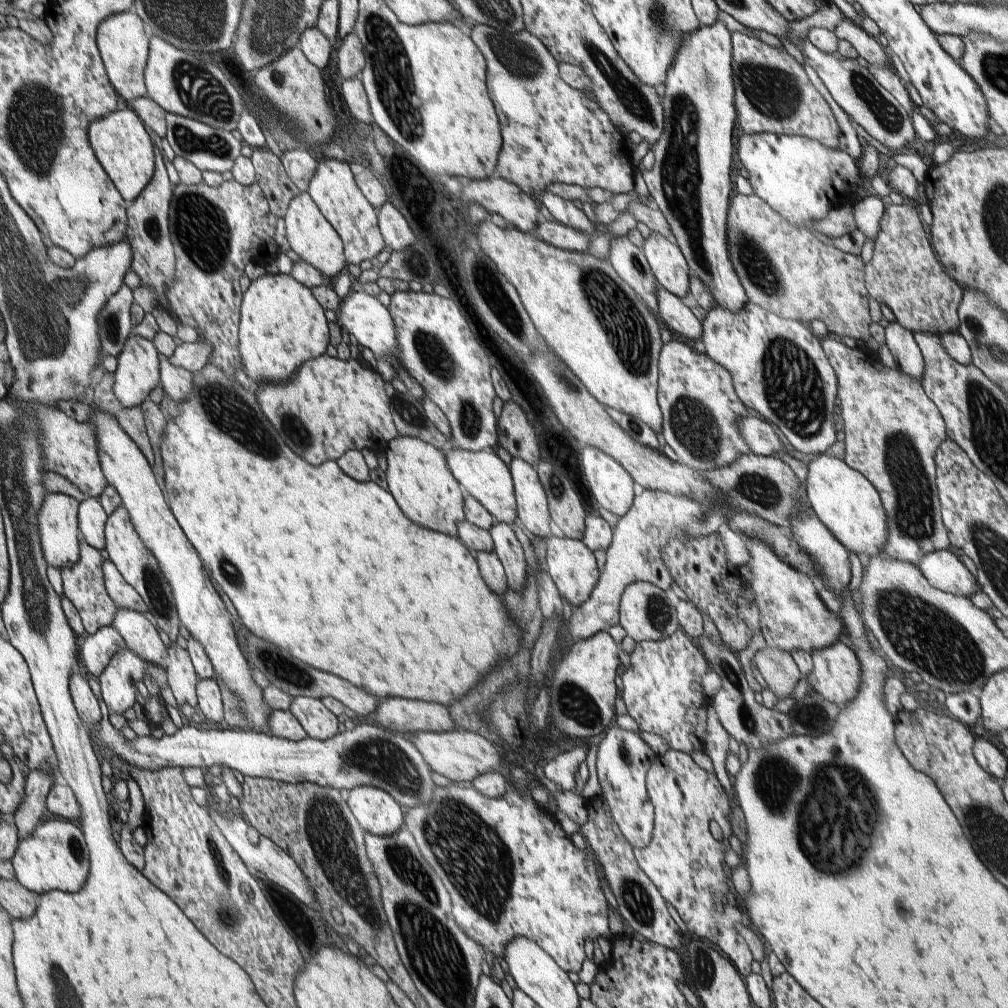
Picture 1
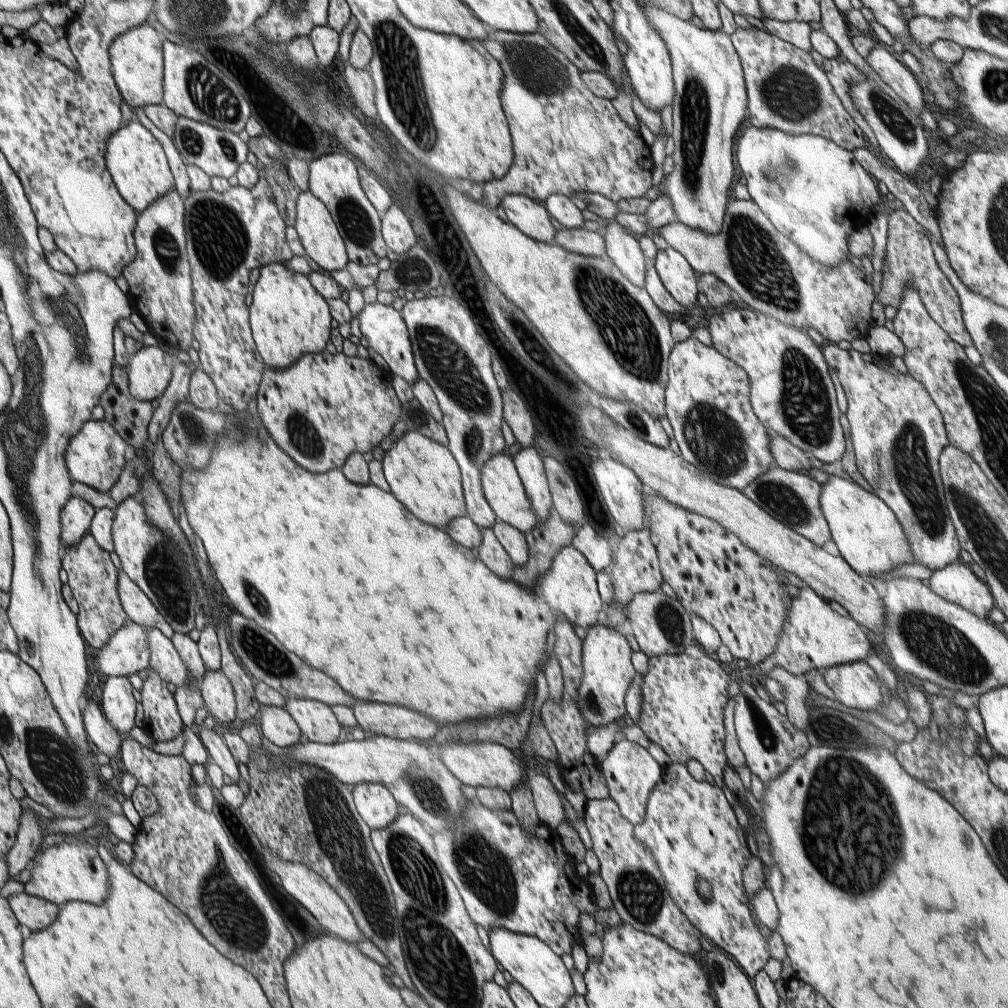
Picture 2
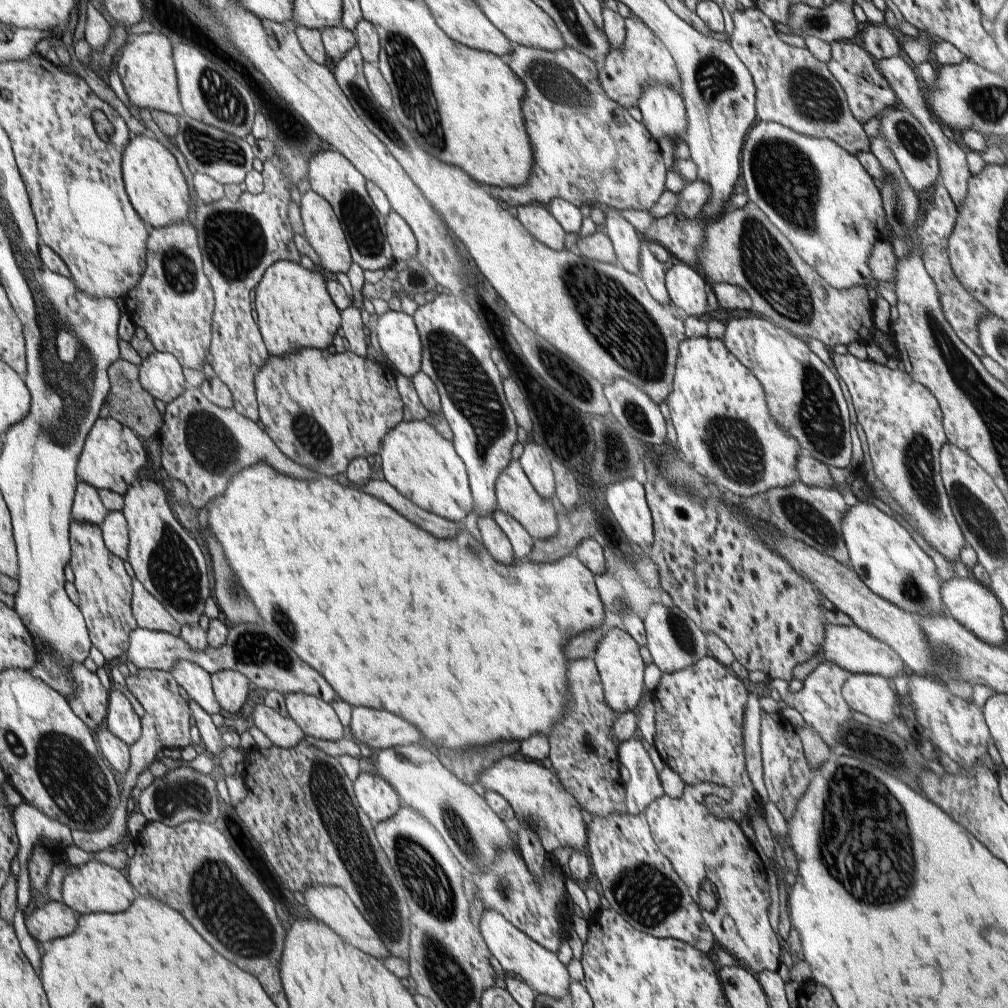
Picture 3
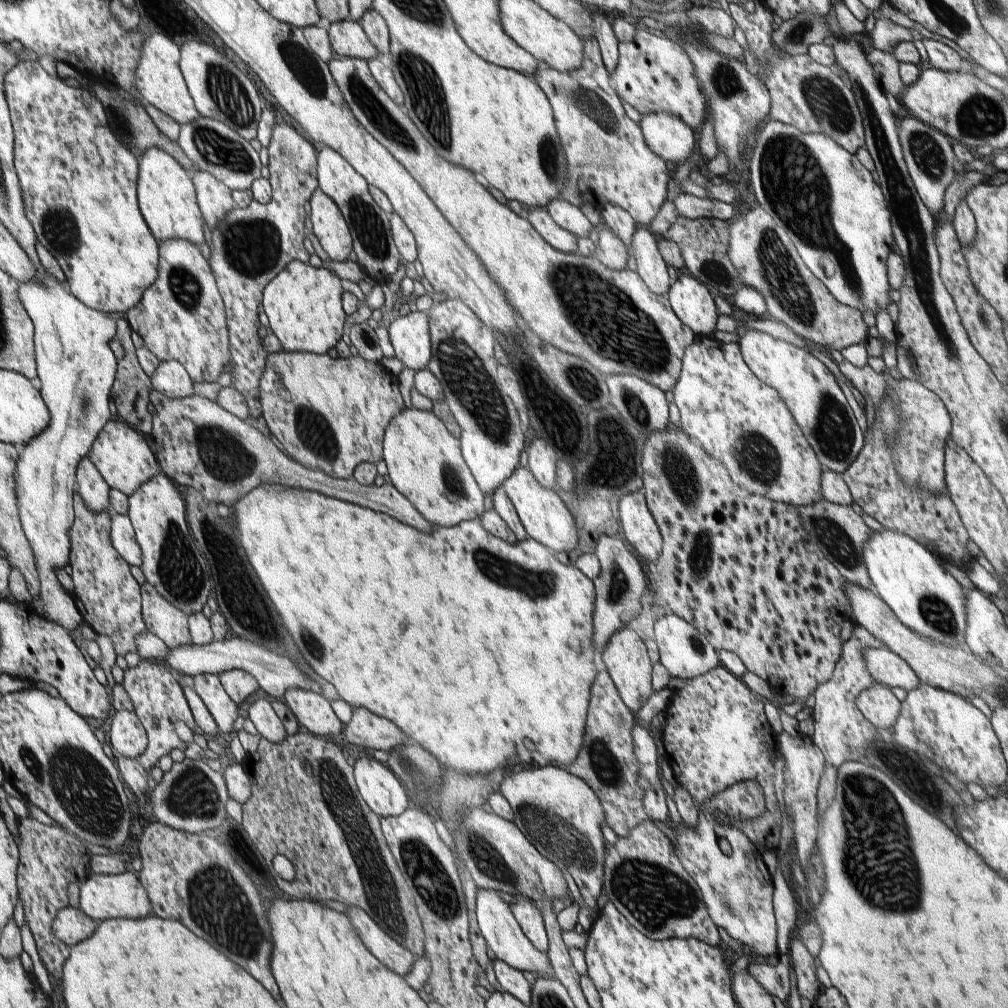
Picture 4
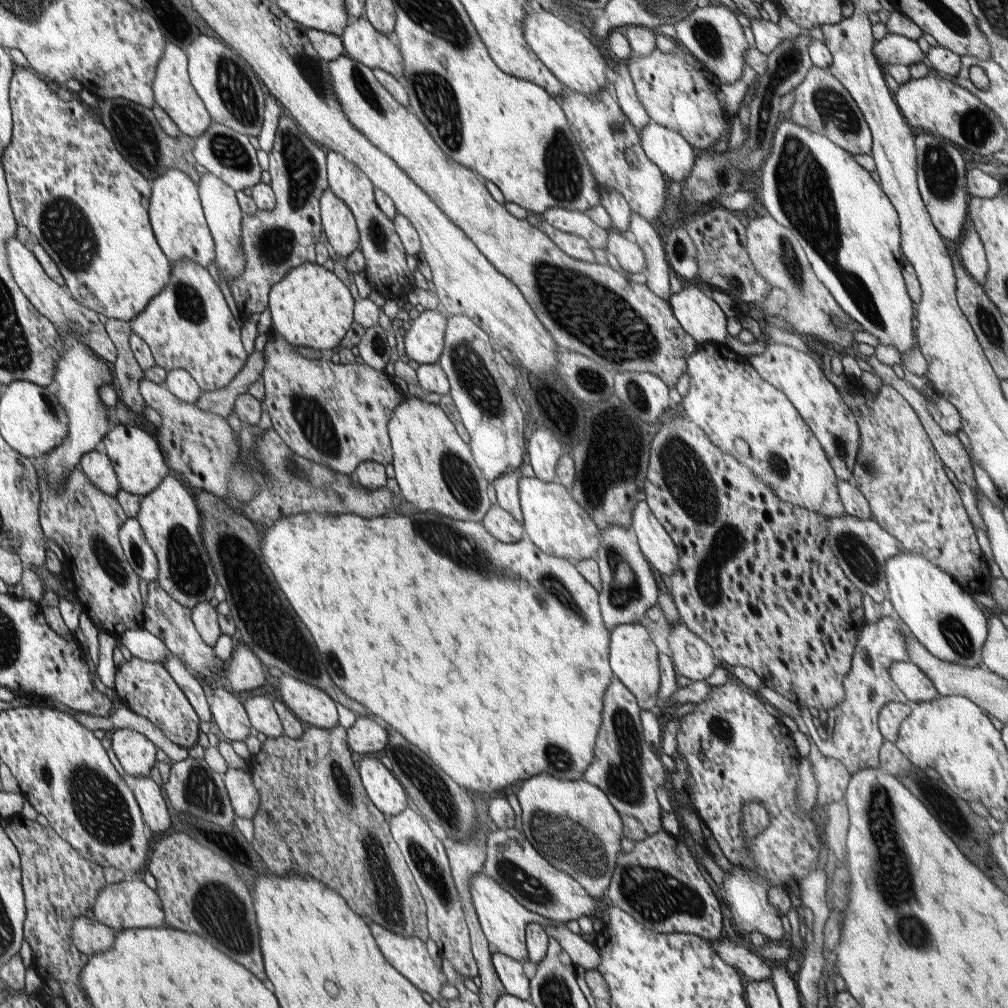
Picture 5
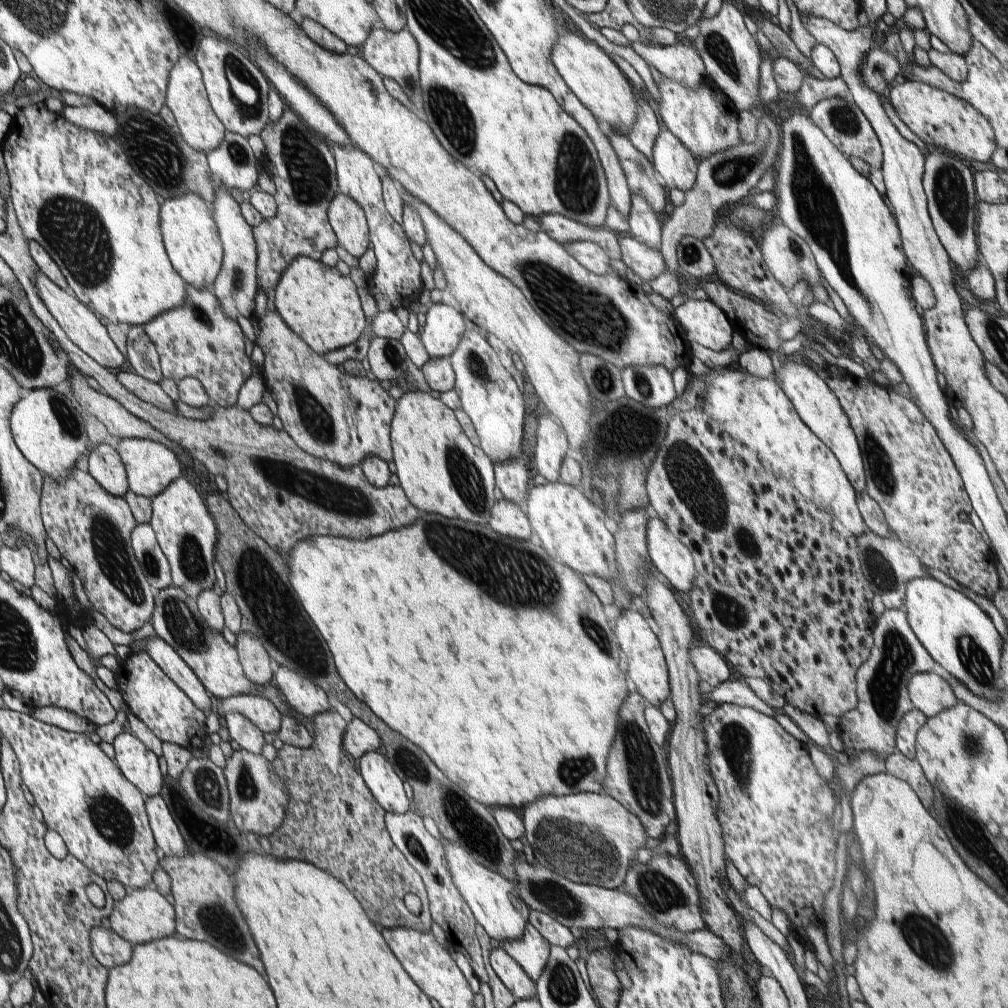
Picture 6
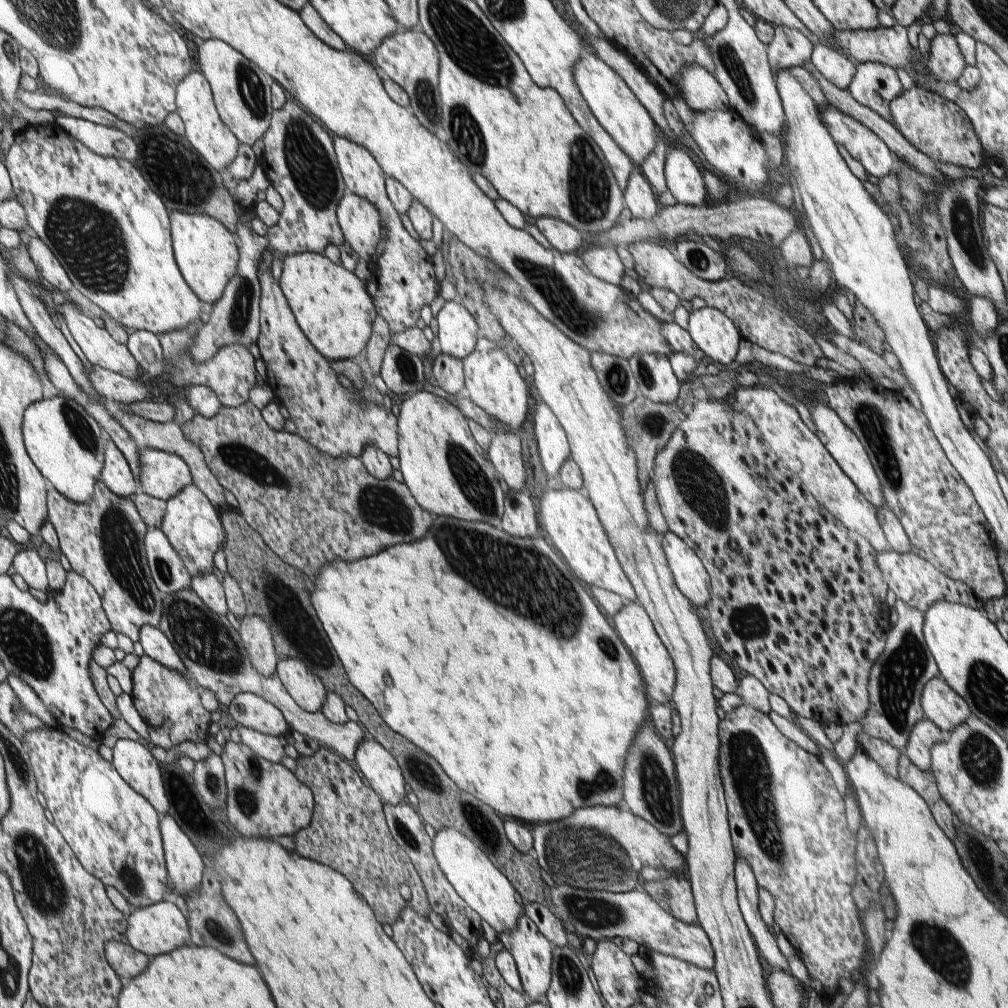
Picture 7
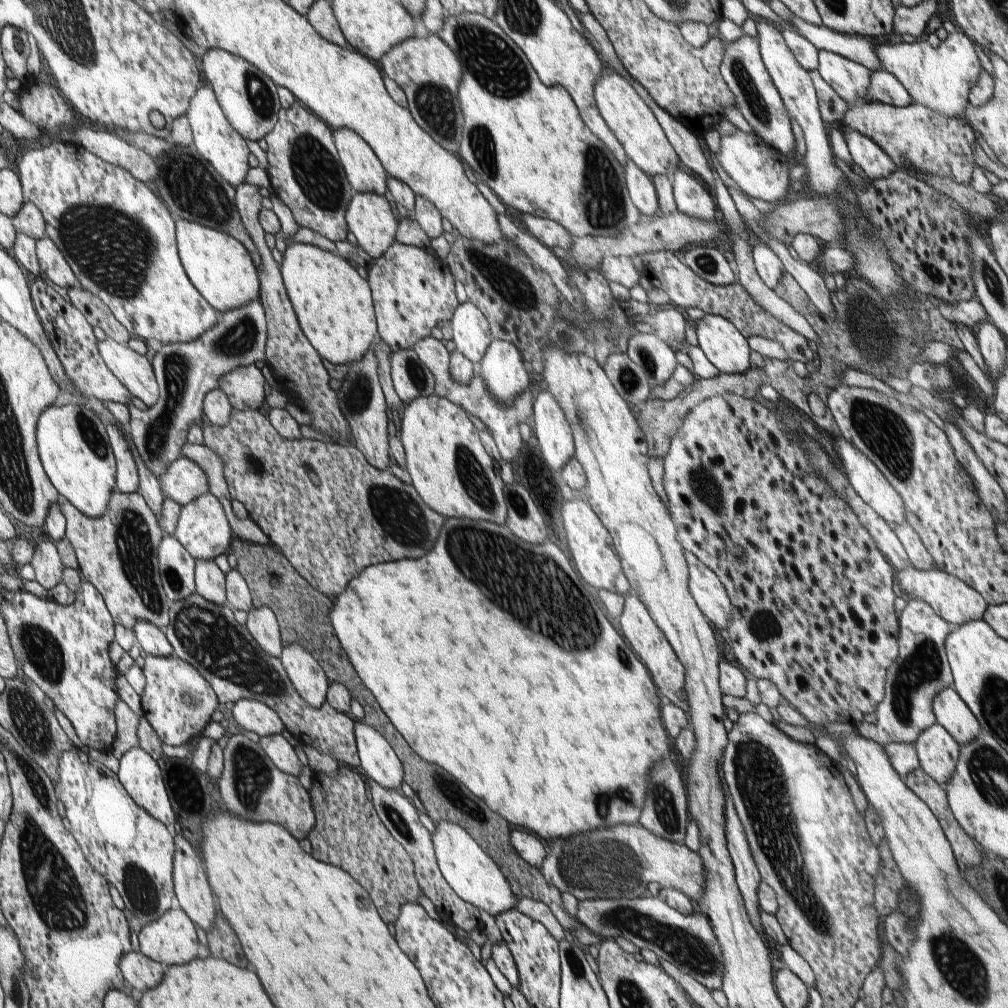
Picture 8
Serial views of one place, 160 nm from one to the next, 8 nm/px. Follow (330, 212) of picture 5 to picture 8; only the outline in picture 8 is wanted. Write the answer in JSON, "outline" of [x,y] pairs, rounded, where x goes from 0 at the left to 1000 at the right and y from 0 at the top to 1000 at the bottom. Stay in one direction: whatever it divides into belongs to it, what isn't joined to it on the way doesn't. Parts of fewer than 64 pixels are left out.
{"outline":[[[351,191],[343,218],[355,244],[370,257],[377,256],[393,240],[396,219],[381,193]]]}

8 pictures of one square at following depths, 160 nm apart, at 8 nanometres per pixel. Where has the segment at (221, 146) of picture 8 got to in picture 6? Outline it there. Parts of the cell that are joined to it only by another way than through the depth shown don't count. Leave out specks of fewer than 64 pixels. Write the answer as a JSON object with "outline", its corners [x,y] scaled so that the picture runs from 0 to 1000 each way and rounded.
{"outline":[[[187,57],[178,59],[169,73],[166,103],[173,112],[178,131],[183,139],[196,151],[204,153],[218,145],[226,130],[215,112],[212,111],[203,87],[199,66]]]}

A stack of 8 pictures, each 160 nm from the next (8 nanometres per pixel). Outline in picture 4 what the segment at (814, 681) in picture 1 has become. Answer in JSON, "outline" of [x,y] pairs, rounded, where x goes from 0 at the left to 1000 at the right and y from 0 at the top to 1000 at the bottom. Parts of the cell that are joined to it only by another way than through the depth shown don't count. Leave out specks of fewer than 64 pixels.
{"outline":[[[871,677],[849,690],[849,700],[867,722],[879,725],[889,719],[894,706],[894,695],[883,682]]]}

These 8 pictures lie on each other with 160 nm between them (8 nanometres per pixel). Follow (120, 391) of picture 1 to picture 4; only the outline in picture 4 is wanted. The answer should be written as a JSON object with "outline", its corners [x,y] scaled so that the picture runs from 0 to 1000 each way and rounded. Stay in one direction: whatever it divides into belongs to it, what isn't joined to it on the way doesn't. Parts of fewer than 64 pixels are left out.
{"outline":[[[175,357],[159,359],[159,363],[149,373],[152,386],[165,395],[186,395],[191,393],[192,378],[184,363]]]}

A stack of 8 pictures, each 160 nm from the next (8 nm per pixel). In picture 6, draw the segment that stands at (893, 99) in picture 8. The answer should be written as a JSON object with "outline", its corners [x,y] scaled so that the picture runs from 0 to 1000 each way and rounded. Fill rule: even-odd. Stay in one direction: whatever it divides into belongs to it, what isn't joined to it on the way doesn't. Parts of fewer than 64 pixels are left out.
{"outline":[[[870,46],[860,53],[860,56],[852,64],[852,73],[857,84],[874,98],[881,118],[901,142],[907,143],[915,151],[915,154],[920,156],[923,147],[911,135],[908,135],[899,126],[899,123],[895,122],[895,119],[882,101],[881,90],[887,83],[889,75],[894,71],[895,68],[892,65],[891,60]],[[800,74],[794,89],[789,92],[792,102],[800,109],[810,106],[815,99],[826,96],[841,97],[842,86],[834,76],[813,79]]]}

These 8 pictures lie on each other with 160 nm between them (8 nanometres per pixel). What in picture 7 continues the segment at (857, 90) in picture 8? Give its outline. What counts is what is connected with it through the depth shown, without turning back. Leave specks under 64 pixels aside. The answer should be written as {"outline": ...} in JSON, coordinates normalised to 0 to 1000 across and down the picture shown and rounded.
{"outline":[[[817,45],[808,46],[804,54],[808,66],[830,87],[840,89],[849,73],[849,64],[830,50]]]}

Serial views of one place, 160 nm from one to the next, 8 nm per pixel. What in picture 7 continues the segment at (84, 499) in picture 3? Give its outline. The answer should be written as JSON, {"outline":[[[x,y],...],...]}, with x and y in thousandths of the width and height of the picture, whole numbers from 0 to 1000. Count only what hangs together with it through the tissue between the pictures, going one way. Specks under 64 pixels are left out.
{"outline":[[[112,438],[107,438],[99,476],[119,493],[132,493],[137,488],[136,476],[126,455]]]}

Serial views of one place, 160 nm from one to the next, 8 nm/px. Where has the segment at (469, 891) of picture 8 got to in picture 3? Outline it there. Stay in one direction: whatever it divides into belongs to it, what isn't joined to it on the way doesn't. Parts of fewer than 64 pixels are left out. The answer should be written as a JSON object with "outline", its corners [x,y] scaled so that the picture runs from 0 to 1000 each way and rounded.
{"outline":[[[476,902],[478,912],[476,923],[482,933],[486,945],[494,952],[502,966],[518,969],[533,987],[548,988],[552,992],[563,992],[566,969],[563,959],[554,952],[554,948],[540,938],[536,938],[529,931],[524,930],[512,921],[501,909],[490,903]]]}

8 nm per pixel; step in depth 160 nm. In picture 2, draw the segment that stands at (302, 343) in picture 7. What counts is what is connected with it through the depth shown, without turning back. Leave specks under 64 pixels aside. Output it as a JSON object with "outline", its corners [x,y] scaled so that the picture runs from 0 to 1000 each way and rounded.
{"outline":[[[321,347],[303,351],[290,363],[262,369],[254,396],[260,421],[270,436],[309,469],[322,469],[342,462],[347,451],[369,448],[397,415],[397,399],[385,373],[368,356],[328,351]]]}

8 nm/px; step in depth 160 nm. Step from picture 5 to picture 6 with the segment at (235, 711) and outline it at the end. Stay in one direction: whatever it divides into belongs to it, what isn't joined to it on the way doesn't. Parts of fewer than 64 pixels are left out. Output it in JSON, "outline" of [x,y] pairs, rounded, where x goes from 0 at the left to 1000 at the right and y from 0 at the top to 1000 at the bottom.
{"outline":[[[224,706],[222,710],[228,731],[240,743],[251,748],[260,749],[260,740],[264,738],[262,728],[256,720],[253,720],[236,706]]]}

